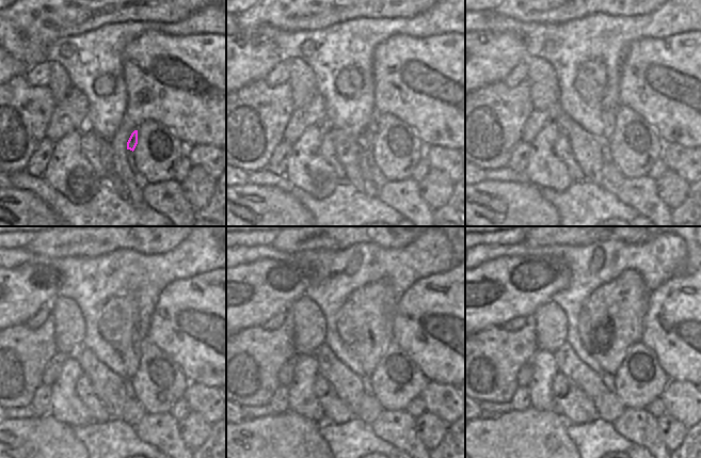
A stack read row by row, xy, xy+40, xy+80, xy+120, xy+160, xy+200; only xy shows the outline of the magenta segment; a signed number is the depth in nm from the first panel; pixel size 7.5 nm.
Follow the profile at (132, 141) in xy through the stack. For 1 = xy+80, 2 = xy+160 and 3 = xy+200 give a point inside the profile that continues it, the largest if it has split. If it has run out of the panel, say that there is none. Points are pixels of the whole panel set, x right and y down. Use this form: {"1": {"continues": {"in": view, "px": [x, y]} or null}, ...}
{"1": {"continues": {"in": "xy+80", "px": [608, 117]}}, "2": {"continues": {"in": "xy+160", "px": [364, 325]}}, "3": {"continues": {"in": "xy+200", "px": [611, 319]}}}

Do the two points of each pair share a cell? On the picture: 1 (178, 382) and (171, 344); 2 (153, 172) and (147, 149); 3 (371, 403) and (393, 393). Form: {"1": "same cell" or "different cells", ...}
{"1": "different cells", "2": "same cell", "3": "different cells"}

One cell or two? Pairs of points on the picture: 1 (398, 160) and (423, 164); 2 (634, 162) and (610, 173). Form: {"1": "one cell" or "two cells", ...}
{"1": "two cells", "2": "two cells"}

